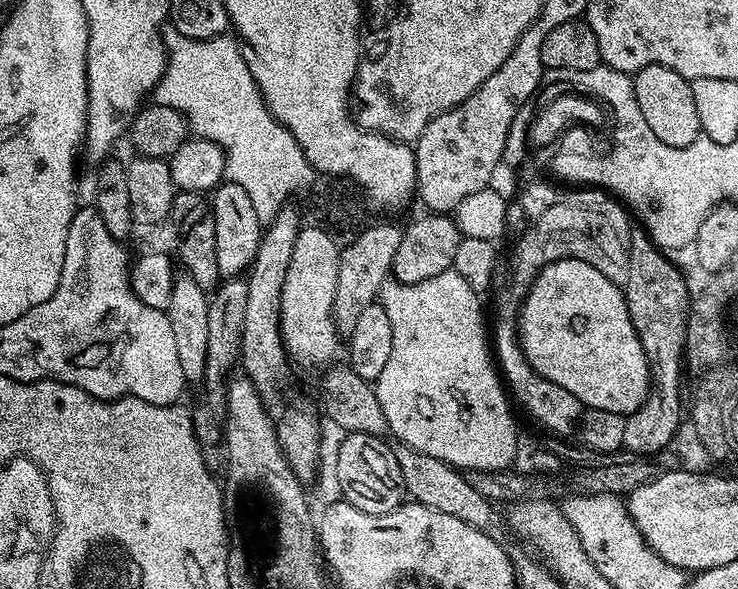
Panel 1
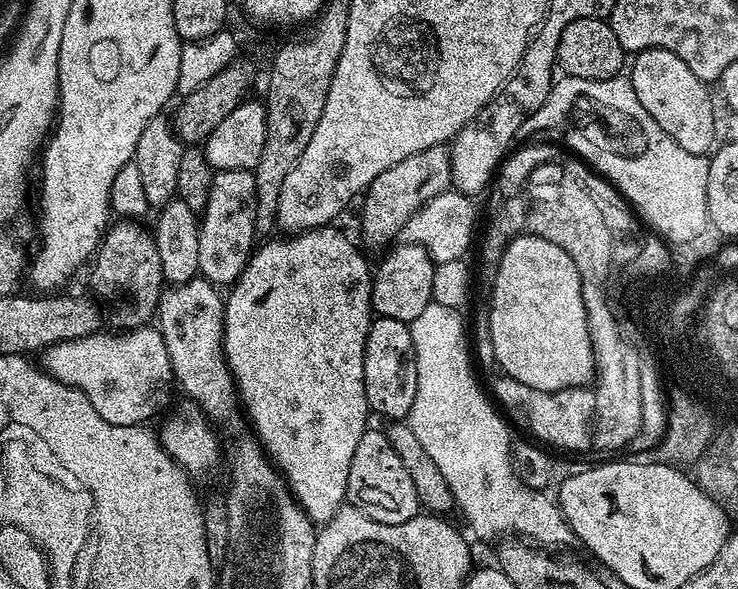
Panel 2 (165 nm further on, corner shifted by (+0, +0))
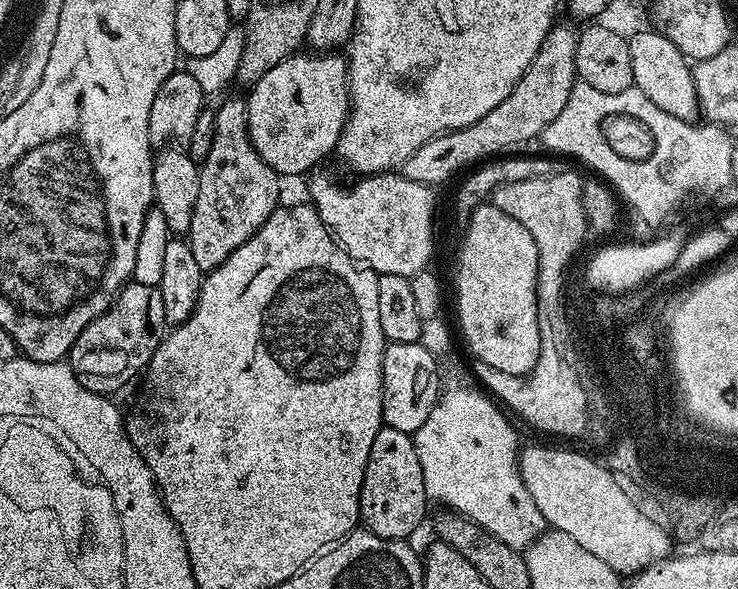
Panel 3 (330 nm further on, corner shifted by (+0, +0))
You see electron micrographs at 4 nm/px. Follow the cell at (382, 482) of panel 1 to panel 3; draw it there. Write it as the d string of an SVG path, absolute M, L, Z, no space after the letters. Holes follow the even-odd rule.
M387 426L380 428L374 438L374 446L370 446L370 458L362 478L360 524L367 531L378 534L378 538L408 540L423 522L428 507L430 501L422 482L422 466L411 435Z

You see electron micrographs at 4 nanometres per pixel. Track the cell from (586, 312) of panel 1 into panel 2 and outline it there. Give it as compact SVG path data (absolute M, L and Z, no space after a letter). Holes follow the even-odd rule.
M515 236L504 248L500 265L497 266L496 276L490 283L490 289L492 289L492 298L487 301L487 304L490 312L490 335L493 342L492 356L498 367L500 366L504 371L501 373L507 379L522 382L534 390L554 392L563 388L583 388L593 383L596 375L596 362L595 354L592 352L591 338L588 336L587 308L584 305L585 293L580 286L578 266L574 266L574 258L570 258L570 254L566 254L566 250L562 250L562 246L554 246L554 242L546 242L546 238L537 236Z

